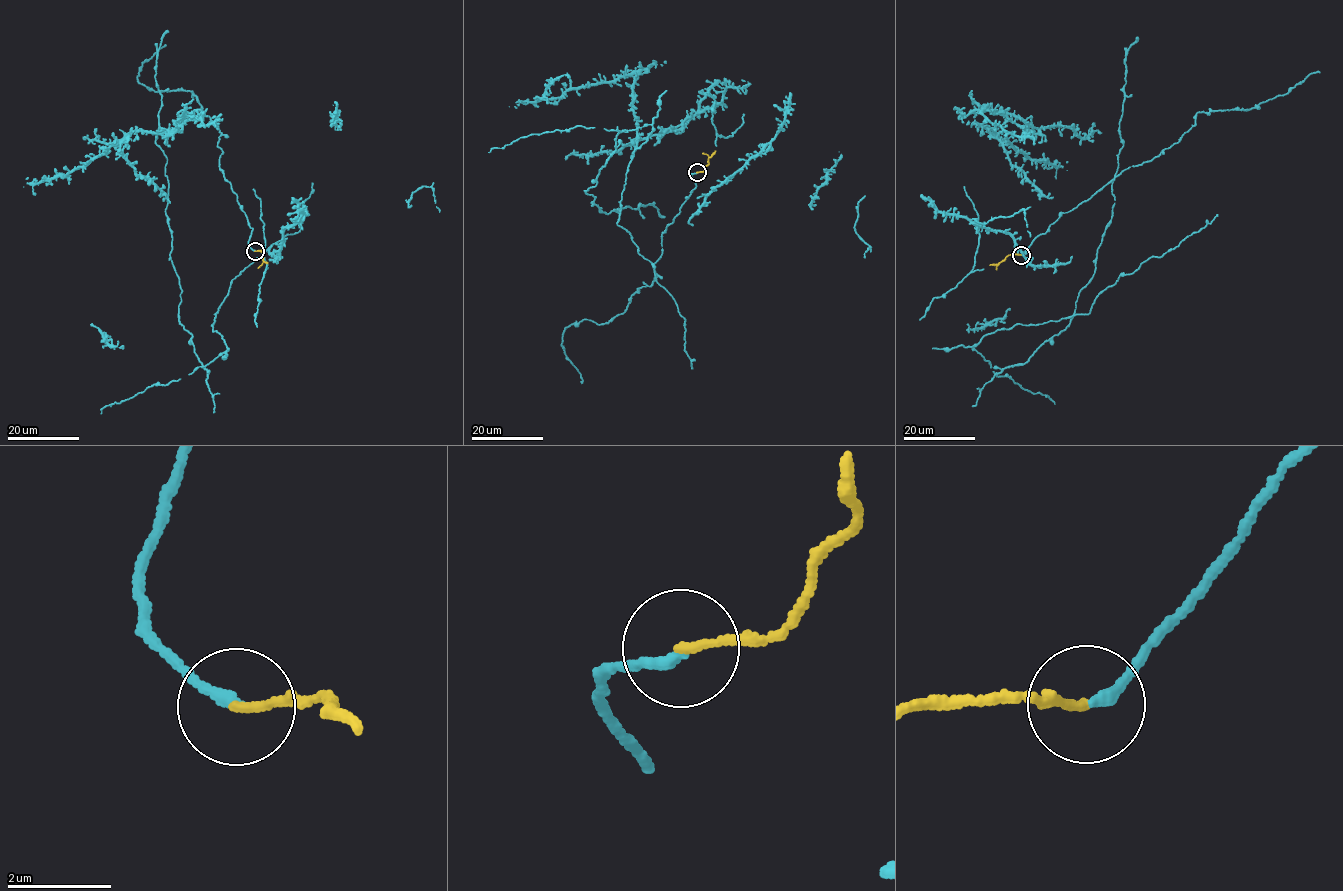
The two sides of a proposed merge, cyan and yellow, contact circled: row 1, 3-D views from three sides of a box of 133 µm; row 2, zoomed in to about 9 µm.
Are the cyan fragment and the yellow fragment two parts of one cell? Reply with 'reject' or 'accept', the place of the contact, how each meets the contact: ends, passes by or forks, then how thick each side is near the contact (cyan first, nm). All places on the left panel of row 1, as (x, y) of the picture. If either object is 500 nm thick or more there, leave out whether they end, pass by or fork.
accept; at (255, 251); cyan ends there; yellow ends there; 220 nm thick on the cyan side, 150 nm on the other

